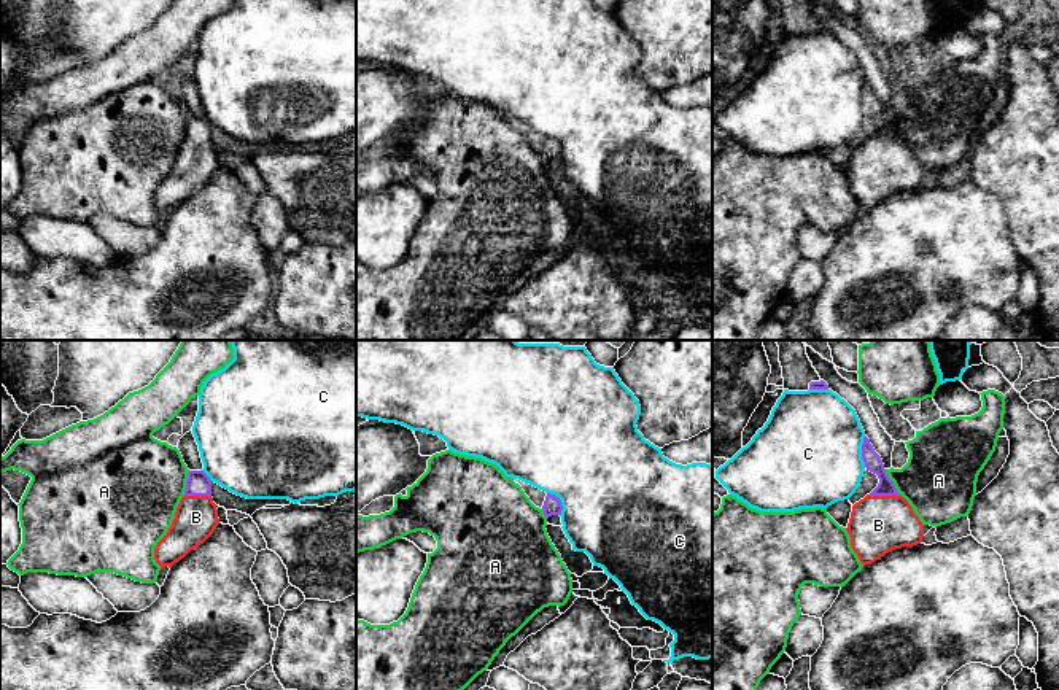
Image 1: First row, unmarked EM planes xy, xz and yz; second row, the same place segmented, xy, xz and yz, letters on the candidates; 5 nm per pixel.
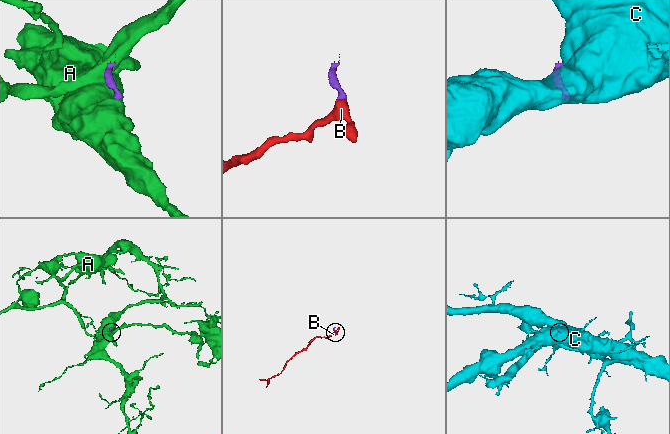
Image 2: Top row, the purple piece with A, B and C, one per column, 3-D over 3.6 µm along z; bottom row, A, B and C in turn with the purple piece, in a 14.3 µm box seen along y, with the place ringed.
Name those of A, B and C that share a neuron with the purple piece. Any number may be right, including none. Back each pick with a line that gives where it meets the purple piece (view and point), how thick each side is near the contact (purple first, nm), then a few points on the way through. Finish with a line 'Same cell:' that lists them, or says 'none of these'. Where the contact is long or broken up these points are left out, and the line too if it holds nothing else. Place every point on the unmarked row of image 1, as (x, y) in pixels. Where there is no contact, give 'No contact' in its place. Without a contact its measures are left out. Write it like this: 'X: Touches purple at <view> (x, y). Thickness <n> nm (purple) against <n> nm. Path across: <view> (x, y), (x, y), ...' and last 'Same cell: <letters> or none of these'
B: Touches purple at yz (884, 139). Thickness 90 nm (purple) against 300 nm
Same cell: B

